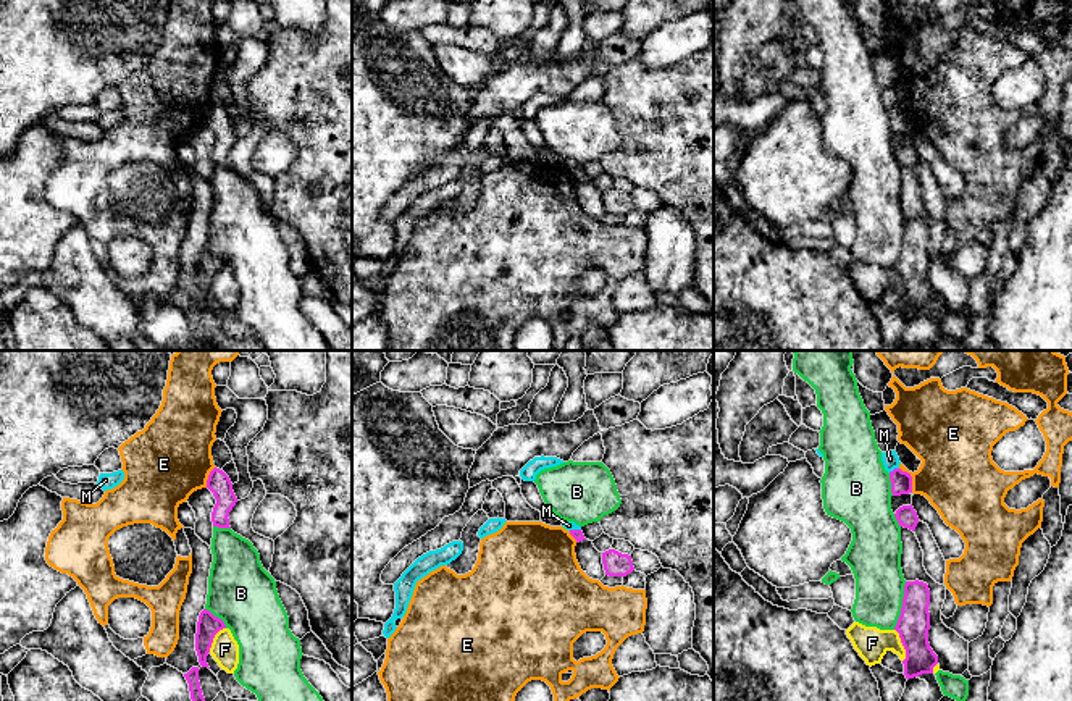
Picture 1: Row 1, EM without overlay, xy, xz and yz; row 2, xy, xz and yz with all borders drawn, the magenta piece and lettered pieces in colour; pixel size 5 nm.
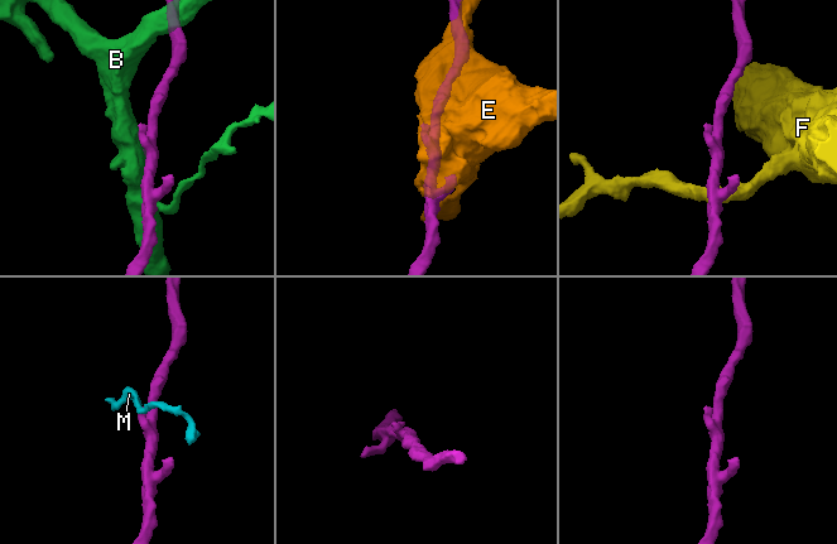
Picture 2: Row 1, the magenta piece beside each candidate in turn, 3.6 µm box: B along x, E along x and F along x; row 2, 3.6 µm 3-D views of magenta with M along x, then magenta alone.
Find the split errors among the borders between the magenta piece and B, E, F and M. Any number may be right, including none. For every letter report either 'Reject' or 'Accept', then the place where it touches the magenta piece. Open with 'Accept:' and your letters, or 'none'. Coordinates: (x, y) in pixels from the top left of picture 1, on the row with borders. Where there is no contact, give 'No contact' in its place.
Accept: none
B: Reject. Touches magenta at yz (903, 606)
E: Reject. Touches magenta at yz (911, 478)
F: Reject. Touches magenta at yz (903, 645)
M: Reject. Touches magenta at yz (895, 469)

